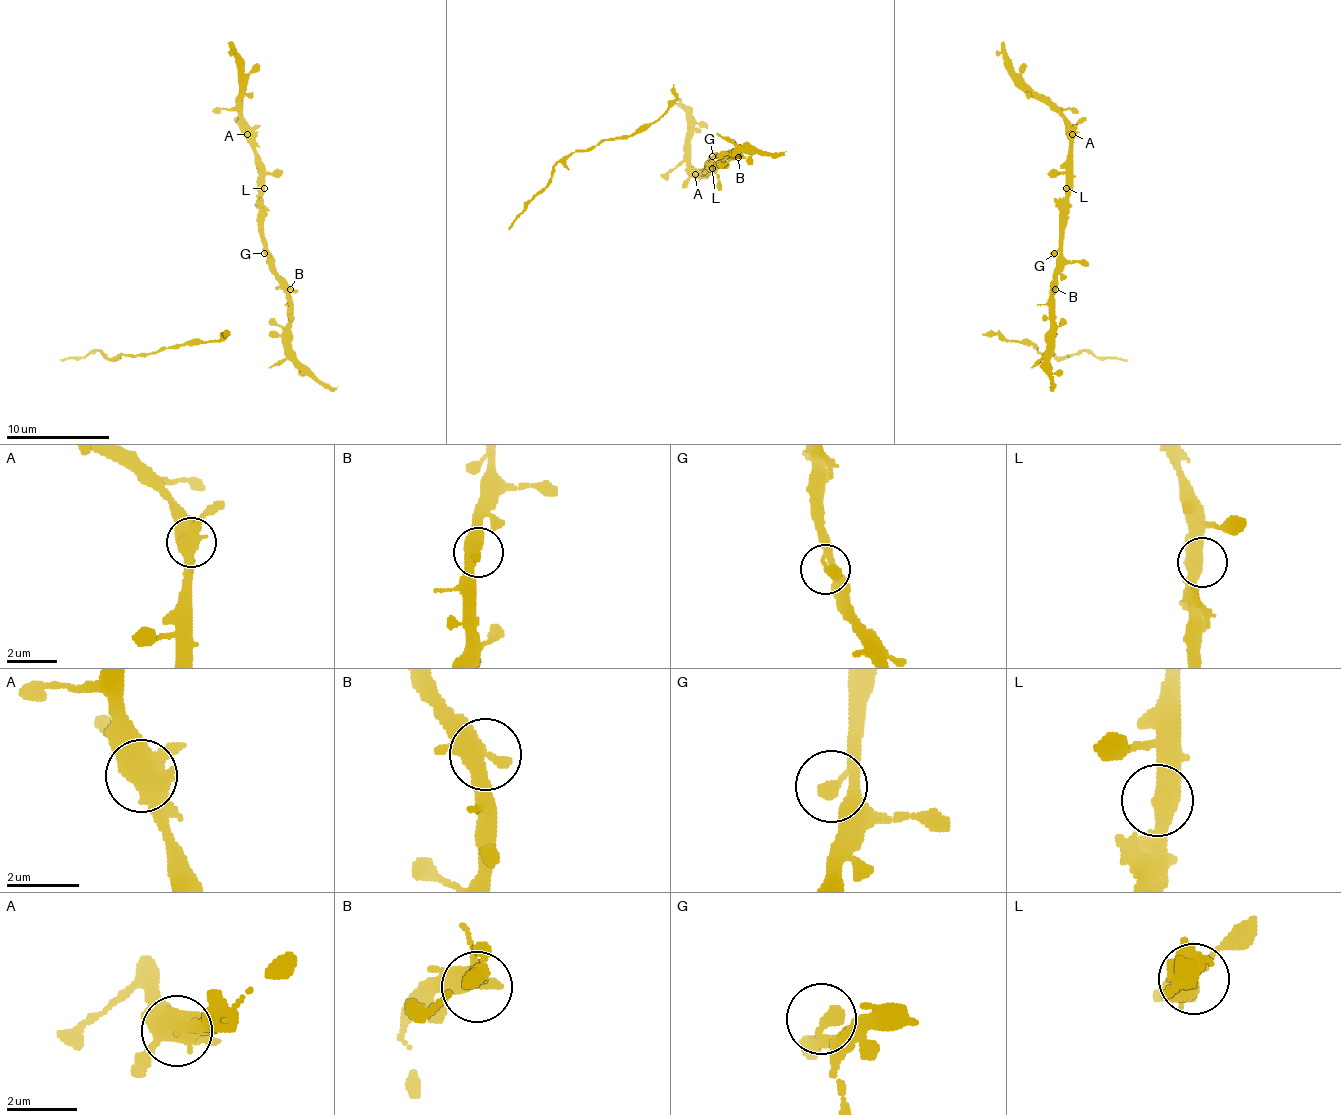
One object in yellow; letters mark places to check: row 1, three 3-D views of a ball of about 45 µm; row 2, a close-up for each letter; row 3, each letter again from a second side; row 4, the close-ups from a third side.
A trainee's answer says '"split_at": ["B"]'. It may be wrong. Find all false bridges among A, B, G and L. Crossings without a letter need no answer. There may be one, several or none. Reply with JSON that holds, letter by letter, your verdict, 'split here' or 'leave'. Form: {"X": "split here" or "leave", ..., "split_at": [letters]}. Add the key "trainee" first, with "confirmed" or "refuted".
{"trainee": "refuted", "A": "leave", "B": "leave", "G": "leave", "L": "leave", "split_at": []}

